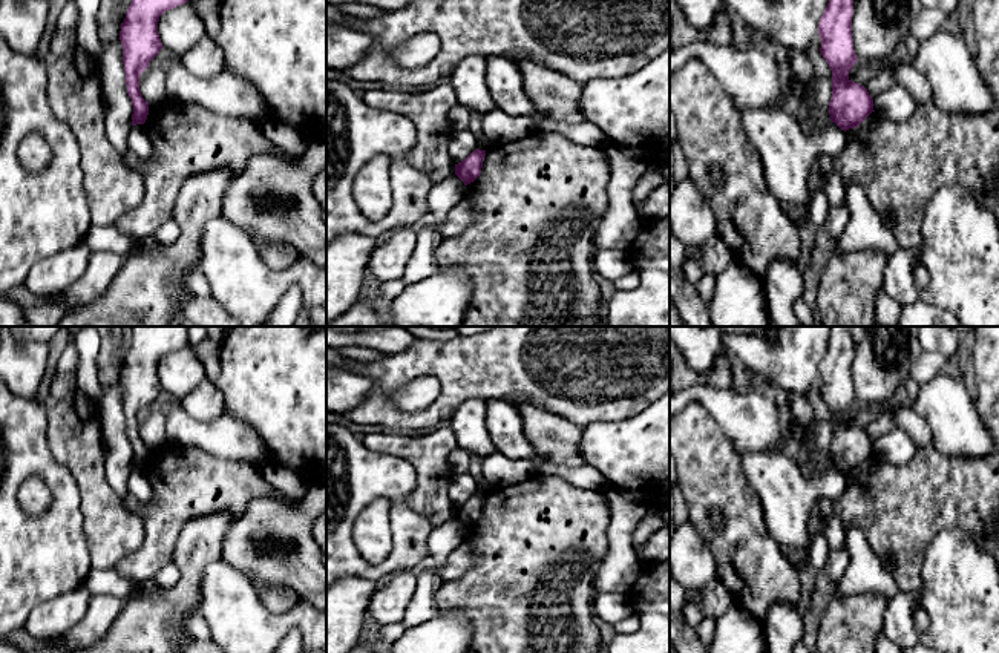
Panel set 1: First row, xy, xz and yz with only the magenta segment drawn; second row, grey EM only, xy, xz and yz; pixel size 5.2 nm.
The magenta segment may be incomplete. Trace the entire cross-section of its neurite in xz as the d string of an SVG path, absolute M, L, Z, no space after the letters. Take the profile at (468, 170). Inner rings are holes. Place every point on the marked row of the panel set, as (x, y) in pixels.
M475 149L466 159L455 164L455 175L464 182L464 185L473 182L483 167L486 150Z

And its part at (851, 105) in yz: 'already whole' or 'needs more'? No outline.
already whole

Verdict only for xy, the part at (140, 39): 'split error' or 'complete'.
complete

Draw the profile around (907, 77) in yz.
M902 61L893 69L898 86L906 89L916 106L933 104L933 95L927 78L912 64Z

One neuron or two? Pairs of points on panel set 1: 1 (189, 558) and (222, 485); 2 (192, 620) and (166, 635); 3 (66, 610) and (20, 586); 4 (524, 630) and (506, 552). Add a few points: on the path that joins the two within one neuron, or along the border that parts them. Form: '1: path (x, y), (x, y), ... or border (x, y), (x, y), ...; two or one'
1: border (232, 514), (213, 511), (193, 517), (178, 535); two
2: border (195, 610), (187, 615), (184, 623), (190, 633); two
3: border (80, 584), (43, 600), (29, 613), (25, 627); two
4: path (524, 610), (524, 572); one

